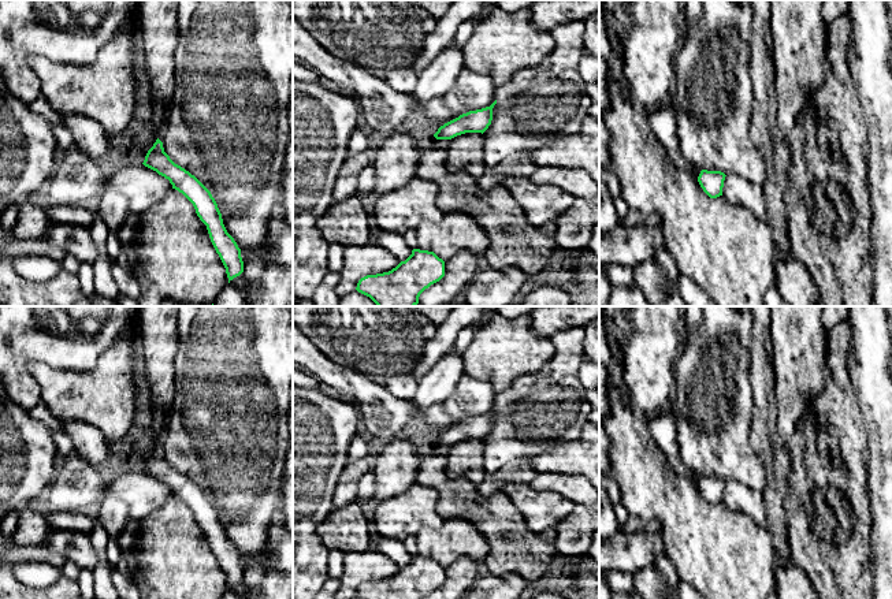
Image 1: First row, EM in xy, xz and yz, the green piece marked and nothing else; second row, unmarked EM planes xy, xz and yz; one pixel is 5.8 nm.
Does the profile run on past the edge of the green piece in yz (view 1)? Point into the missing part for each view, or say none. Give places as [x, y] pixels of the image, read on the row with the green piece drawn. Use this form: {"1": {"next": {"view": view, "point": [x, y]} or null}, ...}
{"1": {"next": null}}

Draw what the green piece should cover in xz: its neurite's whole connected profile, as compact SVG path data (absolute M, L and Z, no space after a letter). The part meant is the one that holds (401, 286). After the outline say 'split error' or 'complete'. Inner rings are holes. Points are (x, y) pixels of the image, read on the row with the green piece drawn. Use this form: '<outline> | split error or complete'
M413 249L412 254L389 272L367 275L356 290L369 297L378 306L416 306L420 294L445 276L445 261L434 252Z | complete

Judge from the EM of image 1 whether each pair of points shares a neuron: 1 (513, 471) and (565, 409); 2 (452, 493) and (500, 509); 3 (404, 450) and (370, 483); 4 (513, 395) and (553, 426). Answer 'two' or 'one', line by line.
1: two
2: one
3: two
4: one

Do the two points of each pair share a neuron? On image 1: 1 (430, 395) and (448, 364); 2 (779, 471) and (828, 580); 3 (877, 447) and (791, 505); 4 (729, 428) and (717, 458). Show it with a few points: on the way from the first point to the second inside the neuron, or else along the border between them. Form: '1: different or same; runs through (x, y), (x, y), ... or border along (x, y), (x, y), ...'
1: same; runs through (435, 387), (446, 372)
2: different; border along (790, 456), (790, 473), (784, 497), (785, 520)
3: different; border along (863, 423), (868, 471)
4: same; runs through (725, 435), (723, 451)

